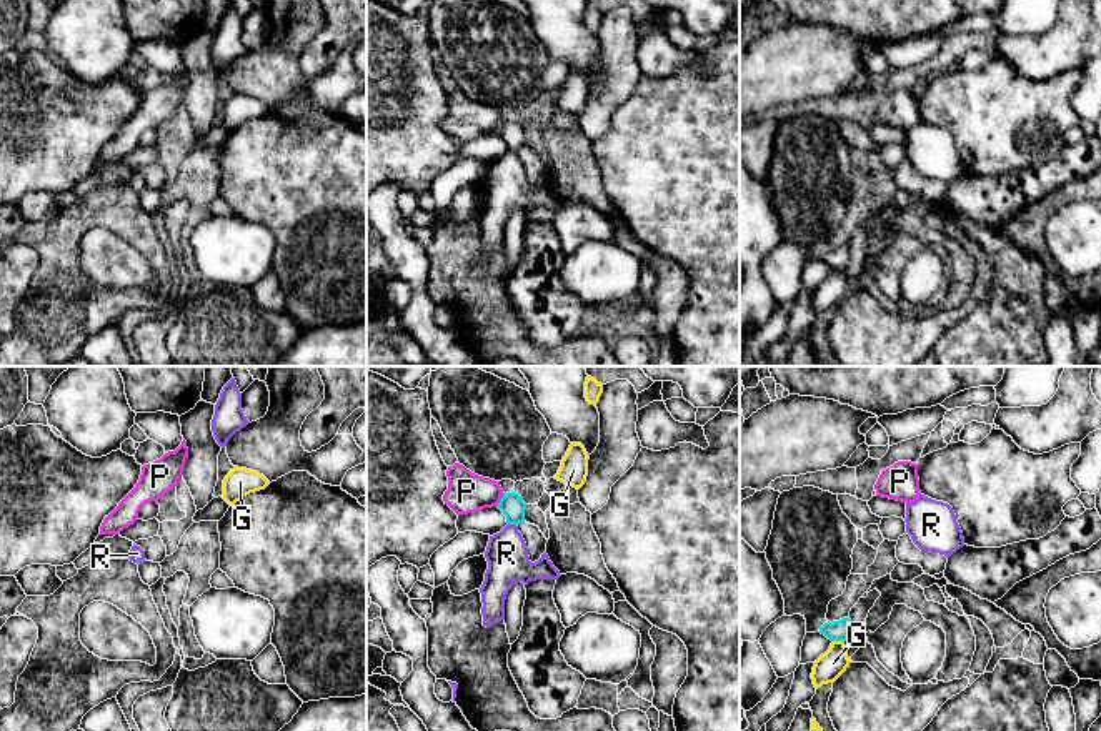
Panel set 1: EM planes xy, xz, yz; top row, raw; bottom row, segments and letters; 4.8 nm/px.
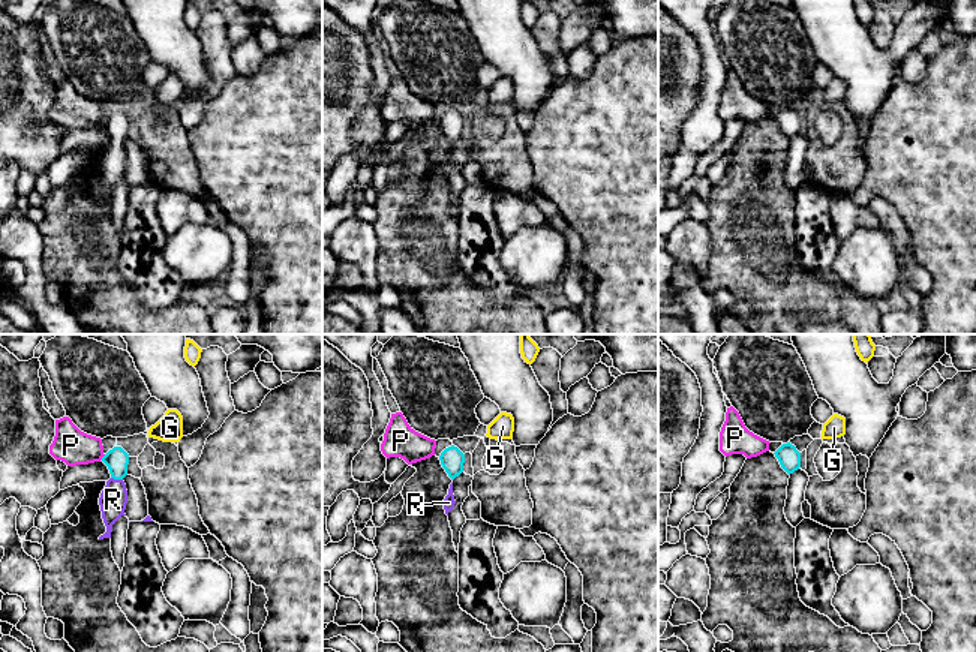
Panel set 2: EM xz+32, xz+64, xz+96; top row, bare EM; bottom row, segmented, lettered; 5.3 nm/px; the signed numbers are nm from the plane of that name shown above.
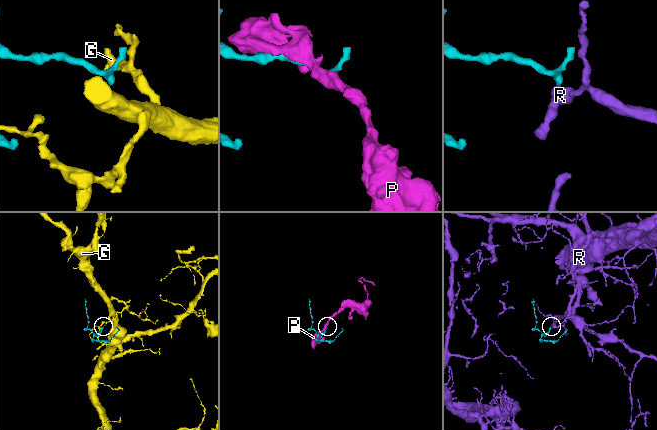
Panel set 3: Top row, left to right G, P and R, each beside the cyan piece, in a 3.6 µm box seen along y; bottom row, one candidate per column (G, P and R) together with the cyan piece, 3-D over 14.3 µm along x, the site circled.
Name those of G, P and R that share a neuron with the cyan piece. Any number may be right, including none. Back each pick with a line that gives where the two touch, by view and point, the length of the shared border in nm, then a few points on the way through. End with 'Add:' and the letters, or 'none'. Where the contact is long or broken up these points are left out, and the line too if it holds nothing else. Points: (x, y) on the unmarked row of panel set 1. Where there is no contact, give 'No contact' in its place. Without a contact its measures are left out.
R: Touches cyan at xz (512, 150). Shared border 40 nm. Path across: xz (512, 132), (512, 150), (507, 180)
Add: R

